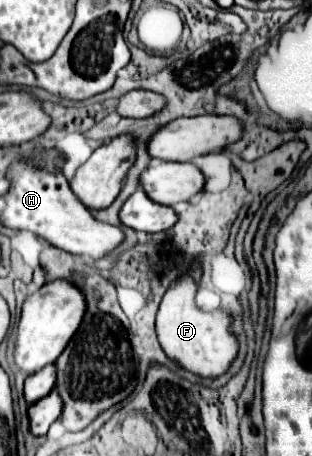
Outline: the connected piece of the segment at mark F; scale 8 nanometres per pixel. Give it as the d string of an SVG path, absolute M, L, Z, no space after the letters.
M193 266L193 270L183 276L167 294L163 296L163 302L159 306L157 314L157 336L159 344L167 352L169 358L177 360L181 366L189 368L191 372L203 376L203 378L215 378L221 372L225 372L231 364L231 360L237 356L237 340L231 334L231 318L223 310L215 310L211 314L201 312L195 308L195 292L199 284L199 268Z

